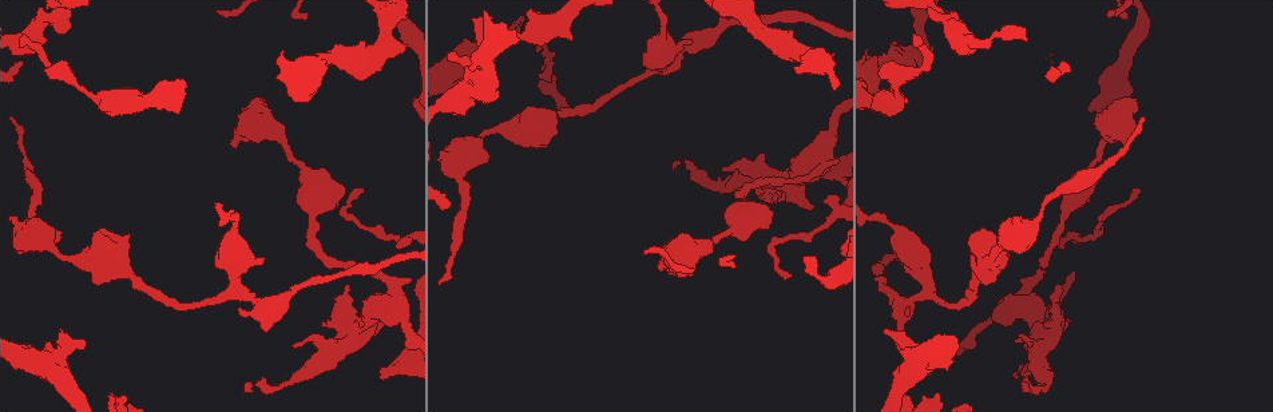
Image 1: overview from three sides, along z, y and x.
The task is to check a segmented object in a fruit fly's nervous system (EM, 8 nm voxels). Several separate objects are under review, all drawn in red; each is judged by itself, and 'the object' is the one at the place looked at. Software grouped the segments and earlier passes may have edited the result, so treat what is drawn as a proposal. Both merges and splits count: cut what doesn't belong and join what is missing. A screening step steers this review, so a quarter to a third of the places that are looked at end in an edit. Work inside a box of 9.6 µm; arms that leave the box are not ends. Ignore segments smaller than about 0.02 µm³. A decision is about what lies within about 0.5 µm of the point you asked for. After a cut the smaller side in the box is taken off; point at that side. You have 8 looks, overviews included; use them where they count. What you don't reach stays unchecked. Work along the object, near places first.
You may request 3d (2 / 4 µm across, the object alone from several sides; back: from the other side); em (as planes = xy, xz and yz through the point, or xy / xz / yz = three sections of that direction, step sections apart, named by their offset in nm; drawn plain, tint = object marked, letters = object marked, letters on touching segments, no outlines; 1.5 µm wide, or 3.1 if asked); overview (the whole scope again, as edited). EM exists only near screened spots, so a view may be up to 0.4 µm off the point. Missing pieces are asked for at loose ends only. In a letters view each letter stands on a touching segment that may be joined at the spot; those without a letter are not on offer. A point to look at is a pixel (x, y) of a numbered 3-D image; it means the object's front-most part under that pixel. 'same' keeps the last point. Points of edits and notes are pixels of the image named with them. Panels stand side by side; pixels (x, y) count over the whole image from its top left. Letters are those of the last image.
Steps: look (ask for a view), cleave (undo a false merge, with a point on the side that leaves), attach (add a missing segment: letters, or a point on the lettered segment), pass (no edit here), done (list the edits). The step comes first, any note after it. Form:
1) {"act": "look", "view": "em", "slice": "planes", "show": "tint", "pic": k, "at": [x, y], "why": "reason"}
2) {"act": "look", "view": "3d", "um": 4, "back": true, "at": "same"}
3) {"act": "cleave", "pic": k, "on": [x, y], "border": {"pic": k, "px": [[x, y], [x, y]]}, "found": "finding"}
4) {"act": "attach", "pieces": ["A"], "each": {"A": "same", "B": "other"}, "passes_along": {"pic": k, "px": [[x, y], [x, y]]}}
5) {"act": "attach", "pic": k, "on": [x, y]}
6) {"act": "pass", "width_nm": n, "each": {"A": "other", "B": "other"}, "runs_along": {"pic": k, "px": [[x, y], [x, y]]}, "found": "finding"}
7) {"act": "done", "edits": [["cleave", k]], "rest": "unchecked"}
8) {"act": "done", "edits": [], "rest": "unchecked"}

{"act": "look", "view": "3d", "um": 4, "pic": 1, "at": [127, 397], "why": "branch stops here"}

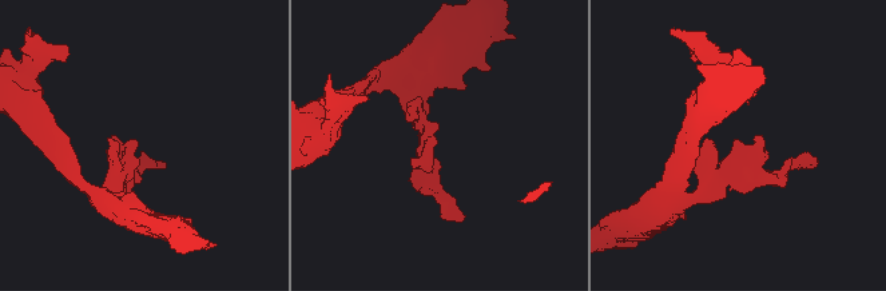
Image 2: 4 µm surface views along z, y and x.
{"act": "look", "view": "em", "slice": "planes", "show": "letters", "pic": 2, "at": [135, 141]}

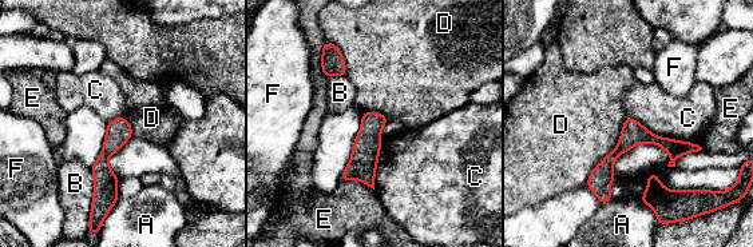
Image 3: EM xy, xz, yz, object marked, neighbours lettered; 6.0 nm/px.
{"act": "pass", "width_nm": 140, "each": {"A": "other", "B": "other", "C": "other", "D": "other", "E": "other", "F": "other"}, "runs_along": {"pic": 3, "px": [[694, 147], [631, 138], [603, 170], [605, 199]]}, "found": "none of them fits"}

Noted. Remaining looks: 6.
{"act": "look", "view": "3d", "um": 4, "pic": 1, "at": [245, 389], "why": "tapers out"}

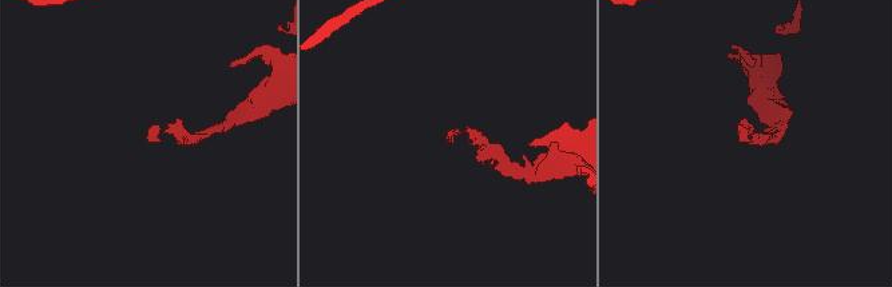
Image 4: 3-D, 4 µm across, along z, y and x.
{"act": "look", "view": "em", "slice": "planes", "show": "letters", "pic": 4, "at": [747, 137], "why": "now the EM"}

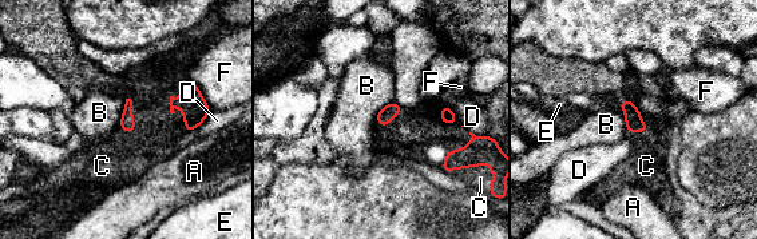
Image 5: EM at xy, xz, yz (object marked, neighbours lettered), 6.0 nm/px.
{"act": "attach", "pieces": ["C"], "each": {"A": "other", "B": "other", "C": "same", "D": "other", "E": "other", "F": "other"}, "passes_along": {"pic": 5, "px": [[194, 108], [173, 112], [158, 131]]}, "found": "the neuron continues"}

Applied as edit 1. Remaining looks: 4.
{"act": "look", "view": "overview"}

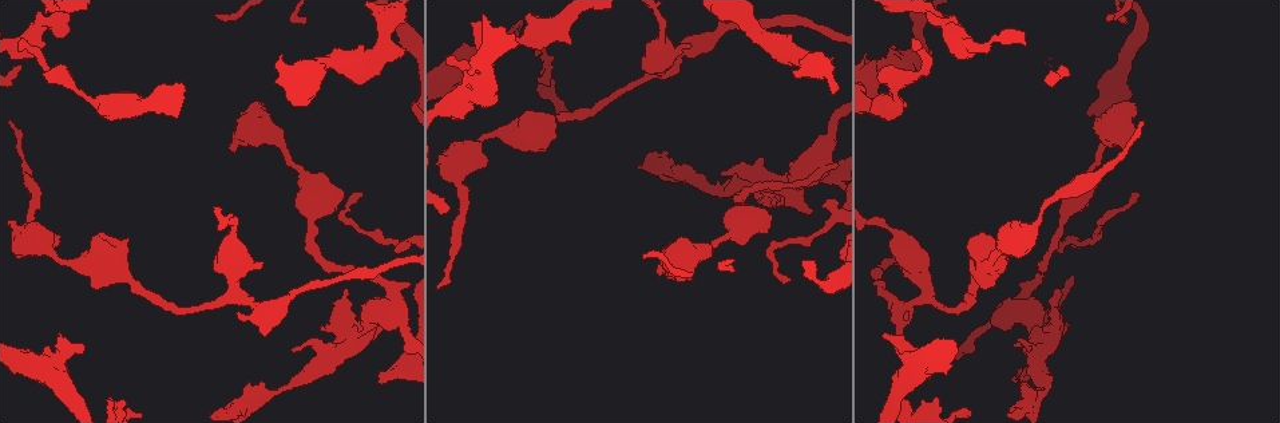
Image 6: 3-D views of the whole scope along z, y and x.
{"act": "look", "view": "em", "slice": "xy", "step": 4, "show": "letters", "pic": 6, "at": [1027, 381], "why": "tapers out"}

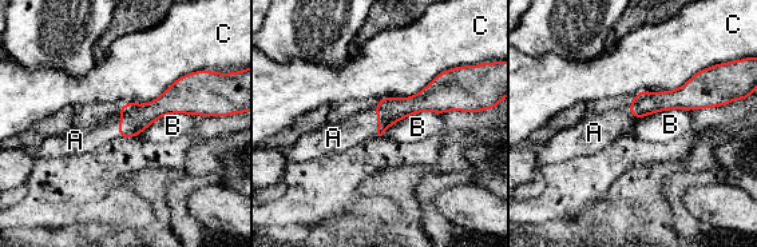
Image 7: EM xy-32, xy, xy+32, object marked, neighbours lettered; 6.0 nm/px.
{"act": "look", "view": "em", "slice": "planes", "show": "letters", "at": "same"}

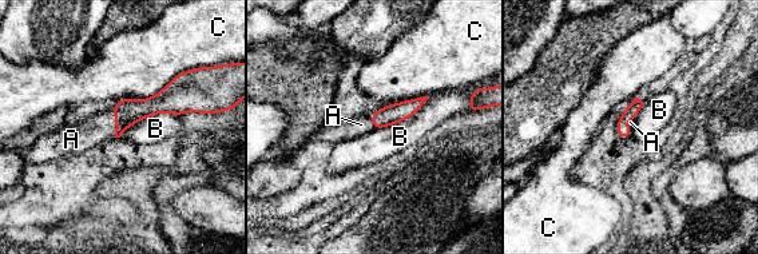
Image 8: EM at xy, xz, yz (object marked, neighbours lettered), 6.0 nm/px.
{"act": "attach", "pieces": ["A"], "width_nm": 80, "each": {"A": "same", "B": "other", "C": "other"}, "passes_along": {"pic": 8, "px": [[127, 111], [116, 123], [78, 138]]}, "found": "it goes on there"}

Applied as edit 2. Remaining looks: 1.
{"act": "done", "edits": [["attach", 5], ["attach", 8]], "rest": "unchecked"}

